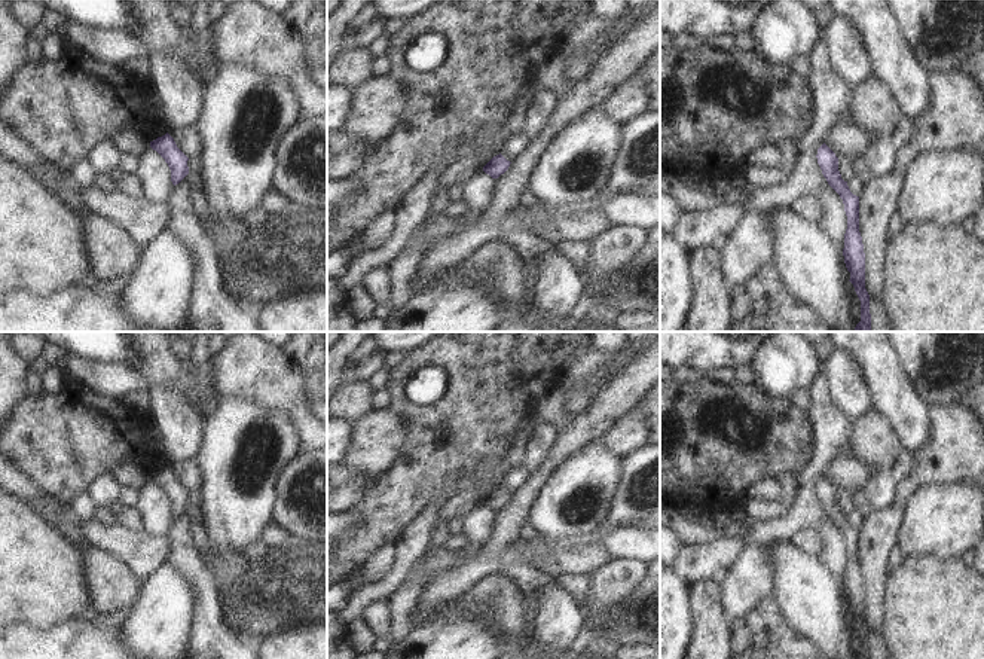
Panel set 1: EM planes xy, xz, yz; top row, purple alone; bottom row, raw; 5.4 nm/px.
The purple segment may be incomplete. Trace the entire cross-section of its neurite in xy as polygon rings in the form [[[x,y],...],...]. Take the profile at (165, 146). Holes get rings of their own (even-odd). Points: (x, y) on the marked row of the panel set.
[[[168,132],[150,141],[150,147],[156,150],[168,164],[174,186],[189,174],[189,158],[177,147],[174,138]]]

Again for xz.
[[[501,153],[493,156],[485,167],[483,171],[489,174],[492,179],[498,179],[501,174],[504,174],[508,167],[510,161],[507,161]]]

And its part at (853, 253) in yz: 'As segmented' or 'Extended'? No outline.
As segmented.

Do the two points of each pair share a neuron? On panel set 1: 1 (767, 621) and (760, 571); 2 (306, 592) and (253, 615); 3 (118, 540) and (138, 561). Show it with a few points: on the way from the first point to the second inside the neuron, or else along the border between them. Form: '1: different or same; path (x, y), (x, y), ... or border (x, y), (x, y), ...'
1: different; border (770, 595), (763, 598), (745, 618)
2: same; path (293, 592), (278, 592), (266, 601)
3: same; path (122, 545), (134, 557)

